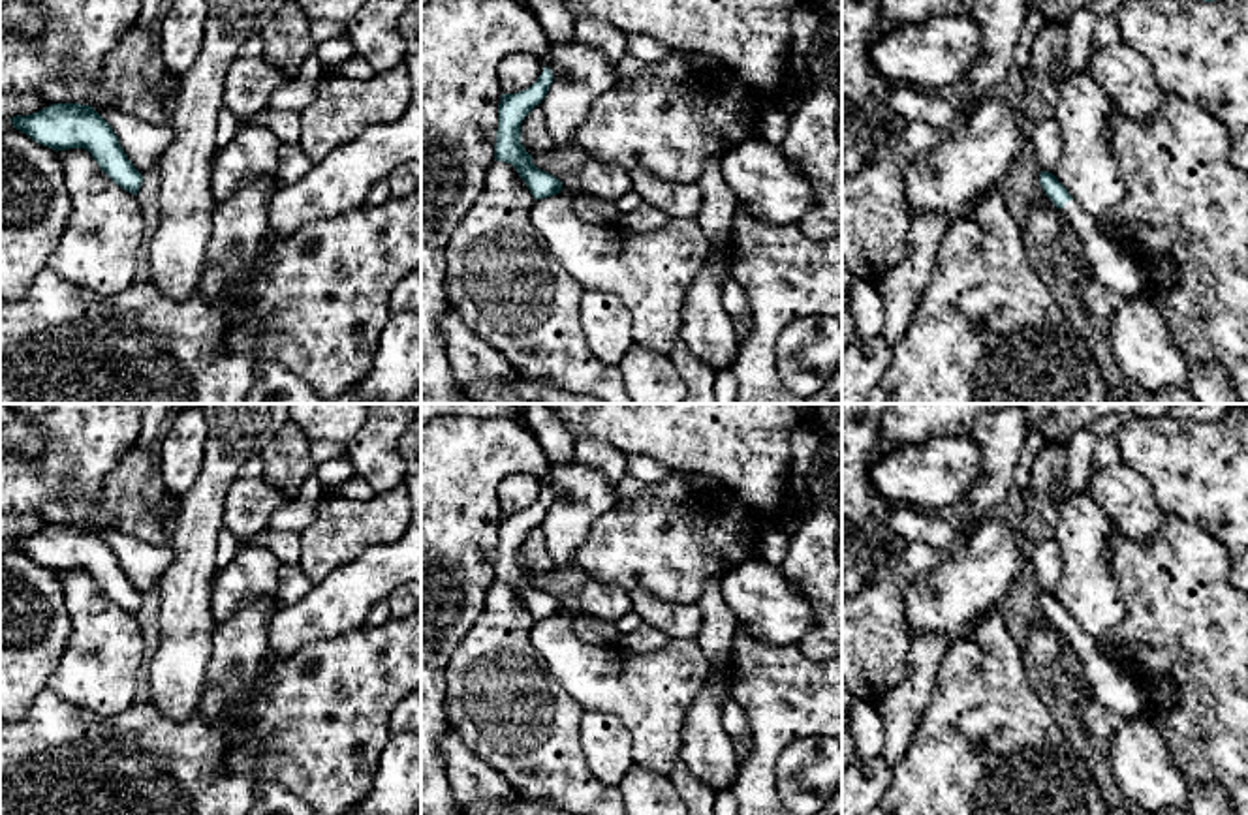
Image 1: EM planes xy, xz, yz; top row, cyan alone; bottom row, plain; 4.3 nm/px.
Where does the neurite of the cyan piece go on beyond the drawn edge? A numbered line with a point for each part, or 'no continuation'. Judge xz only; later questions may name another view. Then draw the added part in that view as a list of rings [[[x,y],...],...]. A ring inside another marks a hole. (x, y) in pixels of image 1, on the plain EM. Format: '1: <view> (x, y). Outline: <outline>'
no continuation

